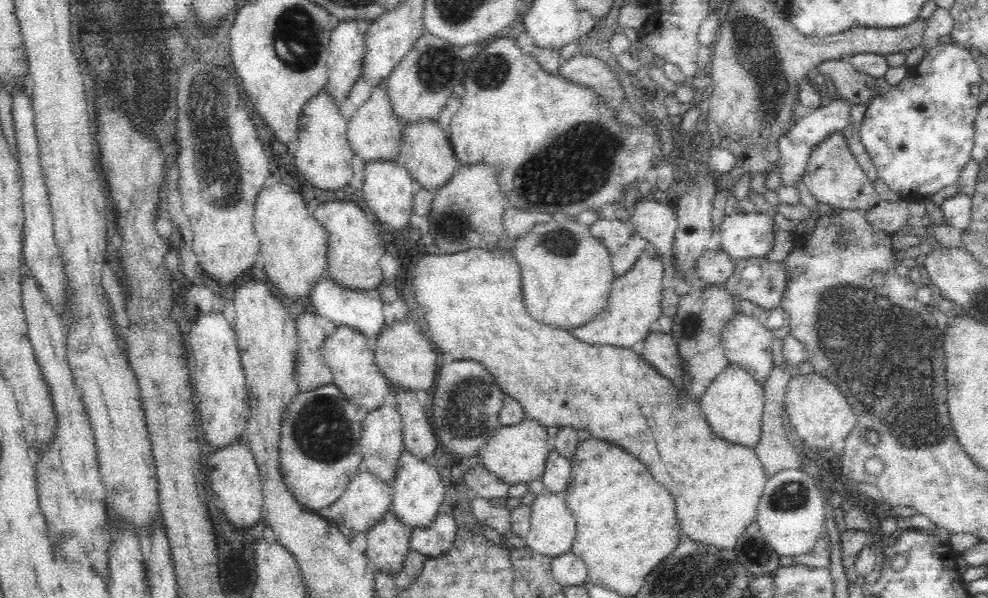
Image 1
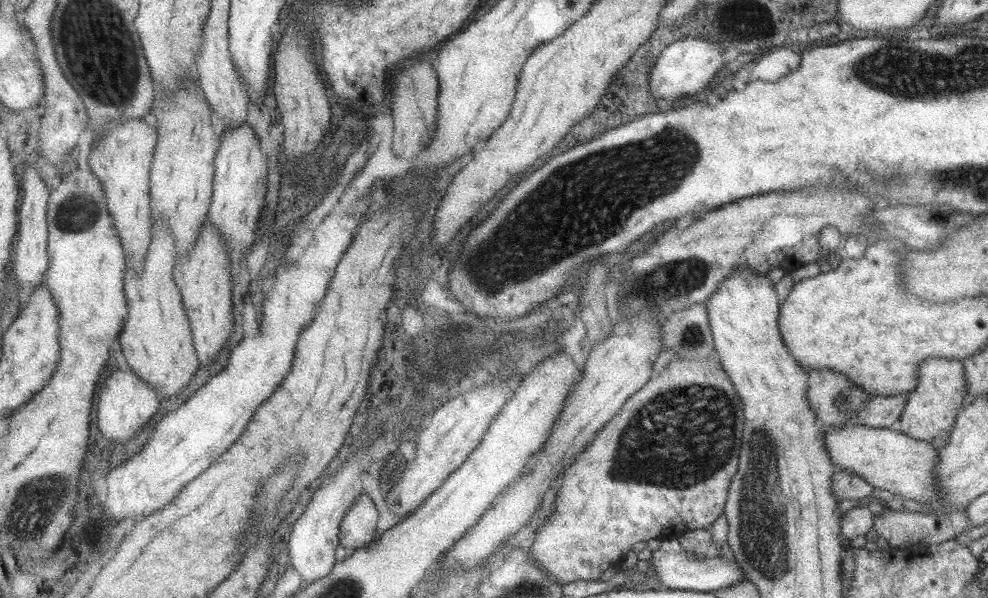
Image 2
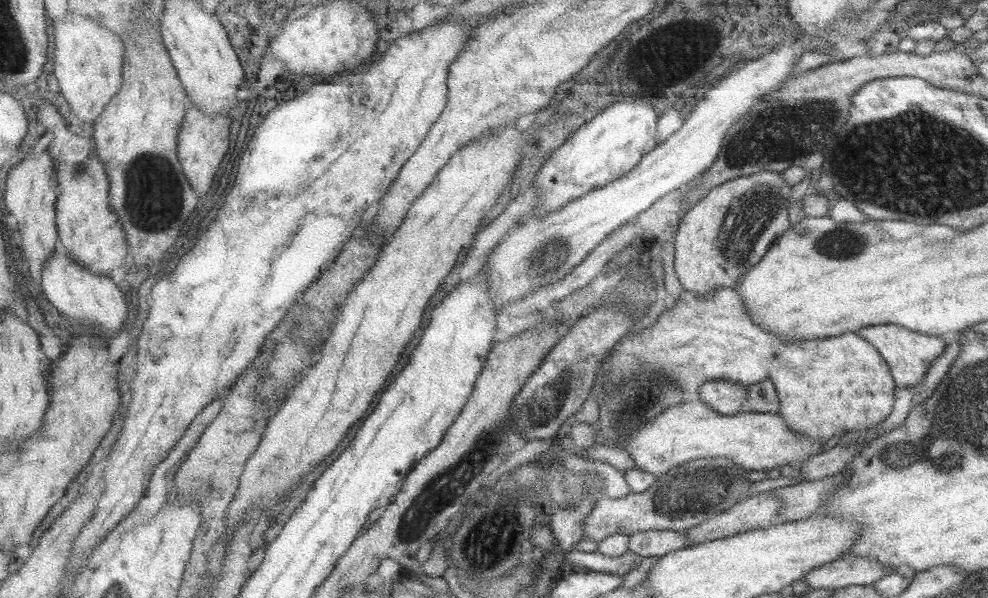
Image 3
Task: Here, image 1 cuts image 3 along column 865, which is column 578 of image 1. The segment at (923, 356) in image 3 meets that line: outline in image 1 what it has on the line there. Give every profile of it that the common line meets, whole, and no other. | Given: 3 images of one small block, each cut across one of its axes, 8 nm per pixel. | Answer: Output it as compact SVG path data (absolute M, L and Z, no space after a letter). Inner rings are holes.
M642 252L636 264L622 276L613 280L608 304L596 318L579 327L572 327L567 331L576 340L594 346L617 346L618 348L632 348L636 342L644 340L650 332L650 324L660 316L662 302L662 274L664 263L653 258L651 254Z

